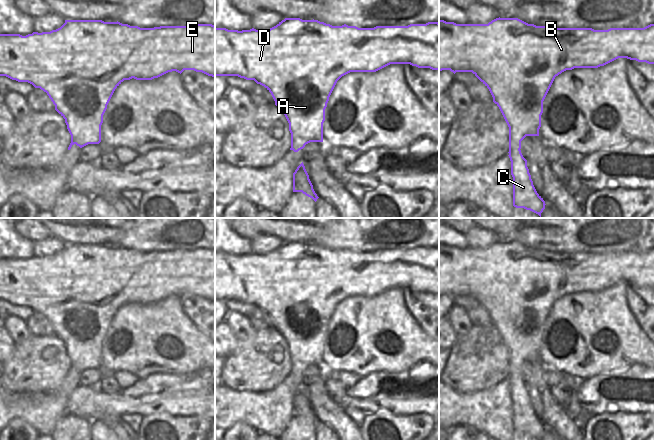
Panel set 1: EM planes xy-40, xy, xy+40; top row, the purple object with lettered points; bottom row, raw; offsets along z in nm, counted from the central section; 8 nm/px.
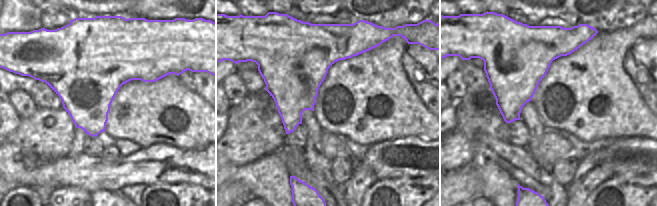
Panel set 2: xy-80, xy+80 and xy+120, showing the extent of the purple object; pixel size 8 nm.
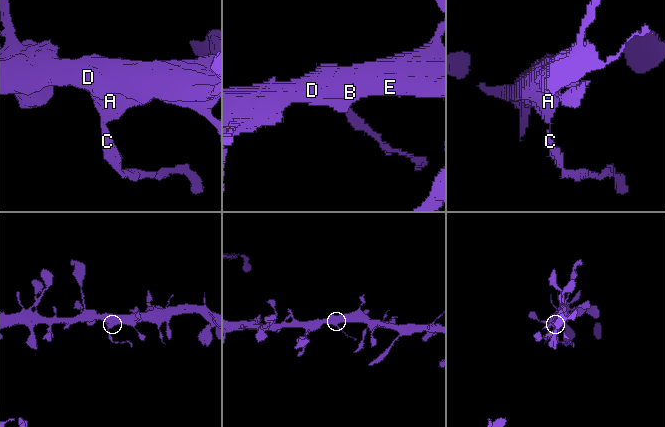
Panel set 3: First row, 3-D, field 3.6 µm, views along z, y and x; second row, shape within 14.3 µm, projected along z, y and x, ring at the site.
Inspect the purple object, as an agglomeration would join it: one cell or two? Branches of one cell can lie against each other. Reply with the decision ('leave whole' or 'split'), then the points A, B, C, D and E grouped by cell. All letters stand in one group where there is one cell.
split | A B D E / C

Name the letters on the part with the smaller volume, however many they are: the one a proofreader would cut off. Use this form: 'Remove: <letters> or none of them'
Remove: C

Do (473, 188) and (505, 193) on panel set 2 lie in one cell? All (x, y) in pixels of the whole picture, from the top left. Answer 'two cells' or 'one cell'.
two cells

